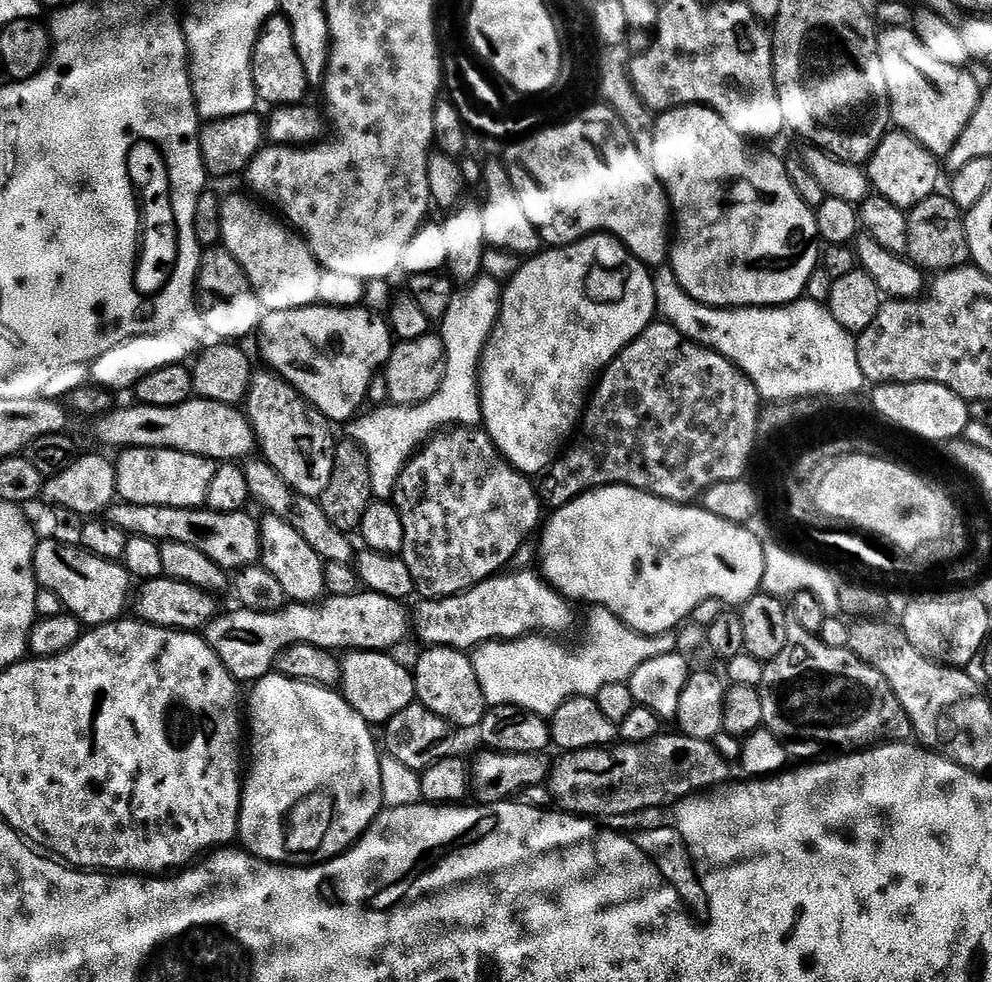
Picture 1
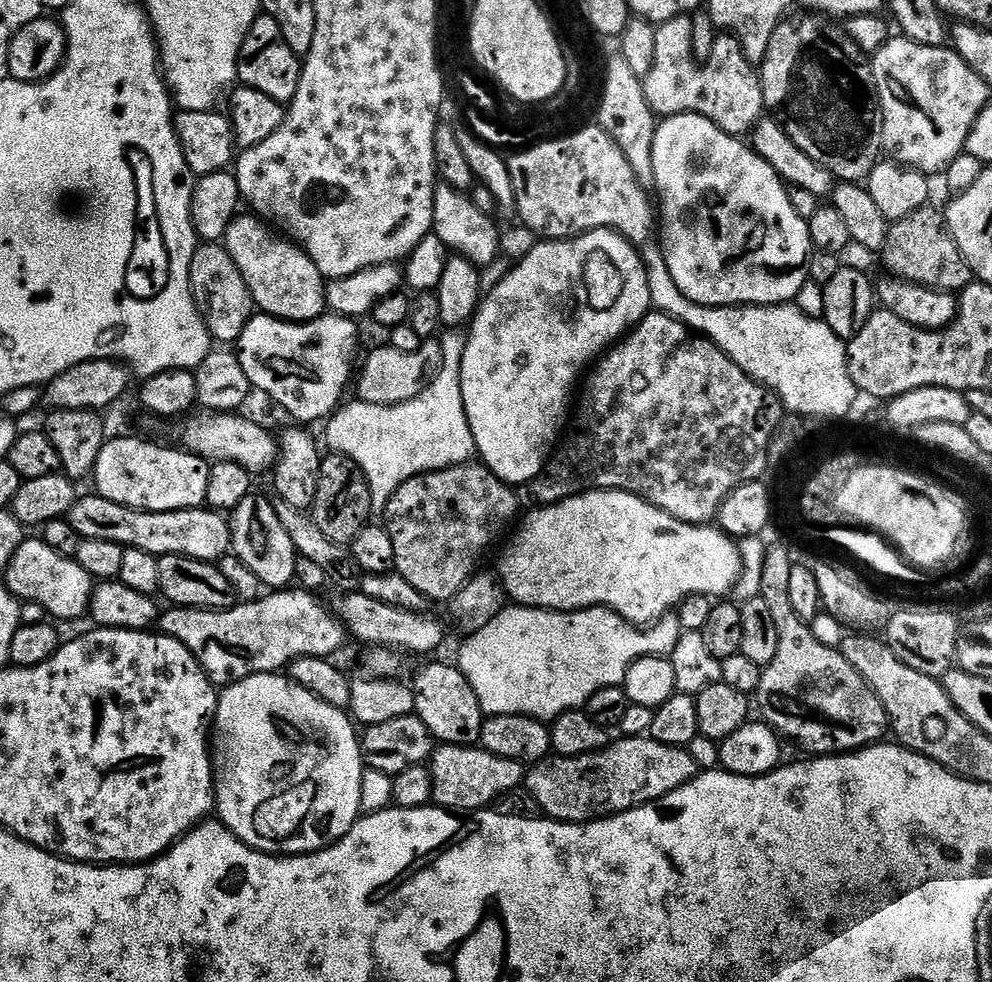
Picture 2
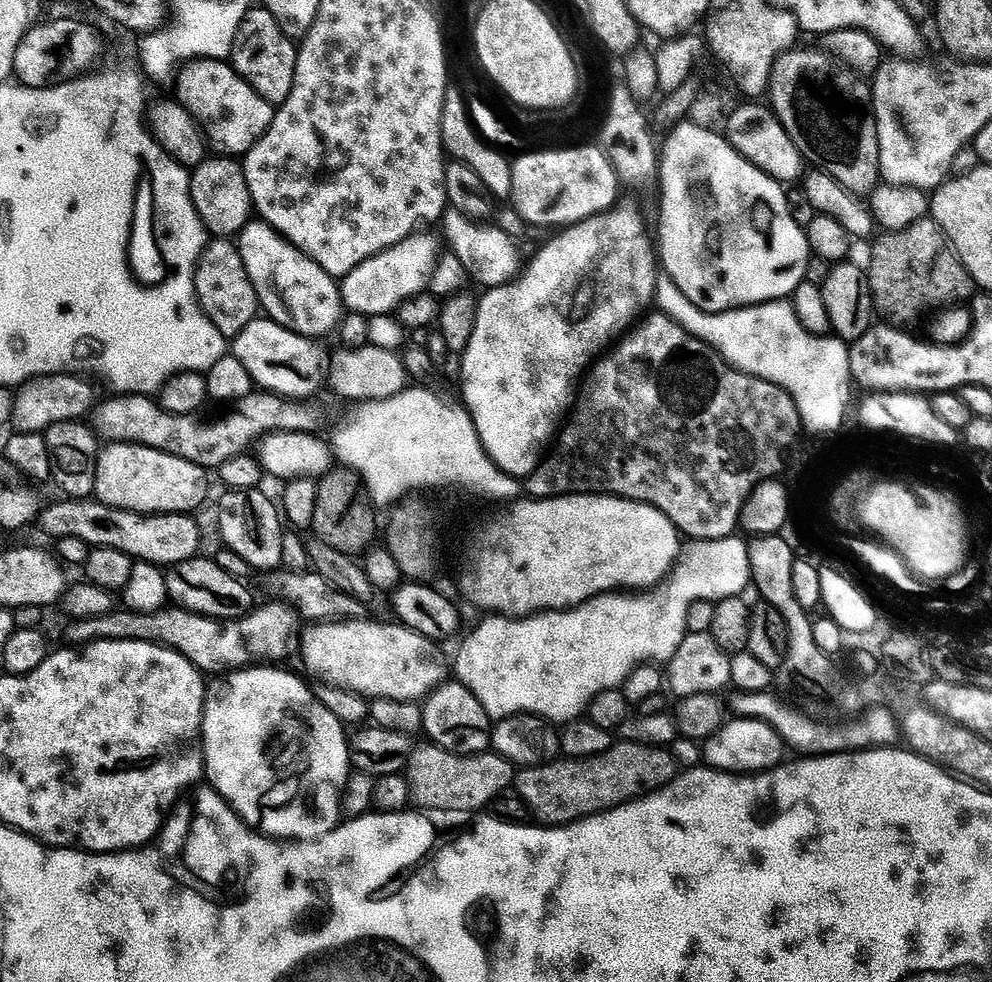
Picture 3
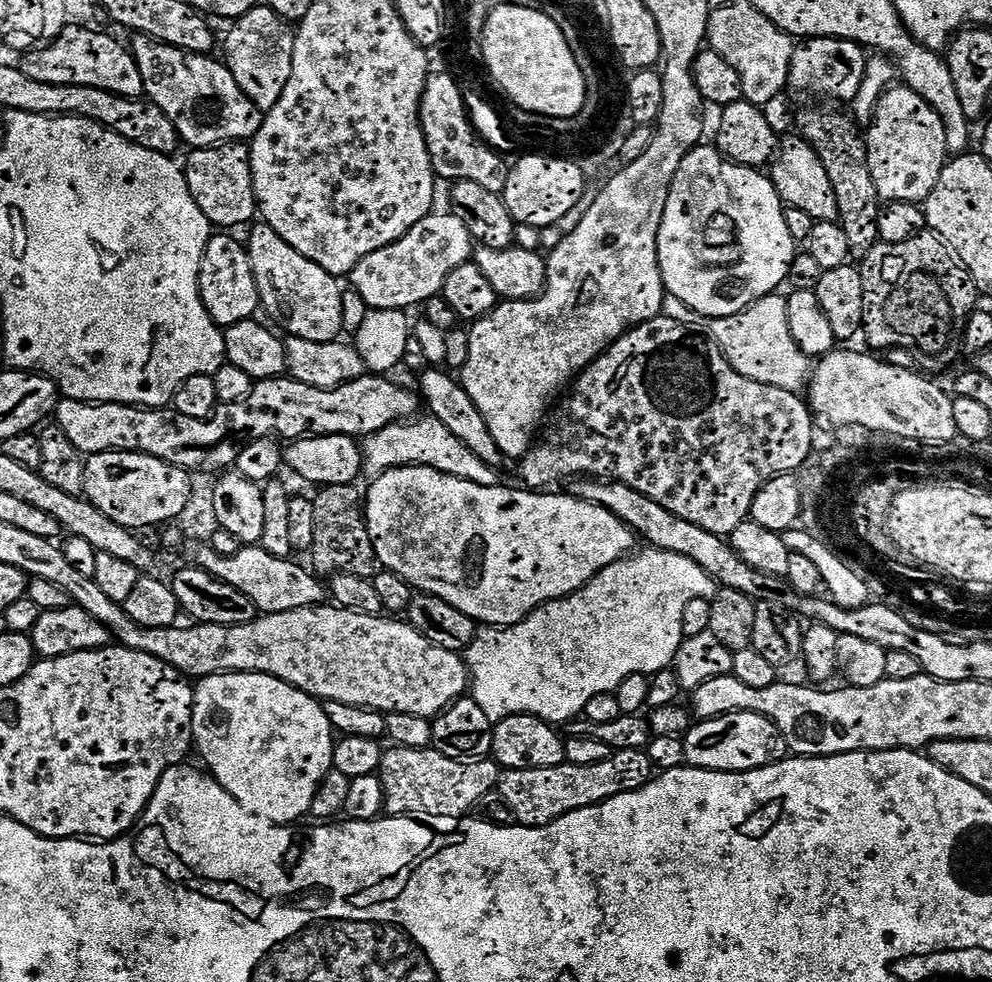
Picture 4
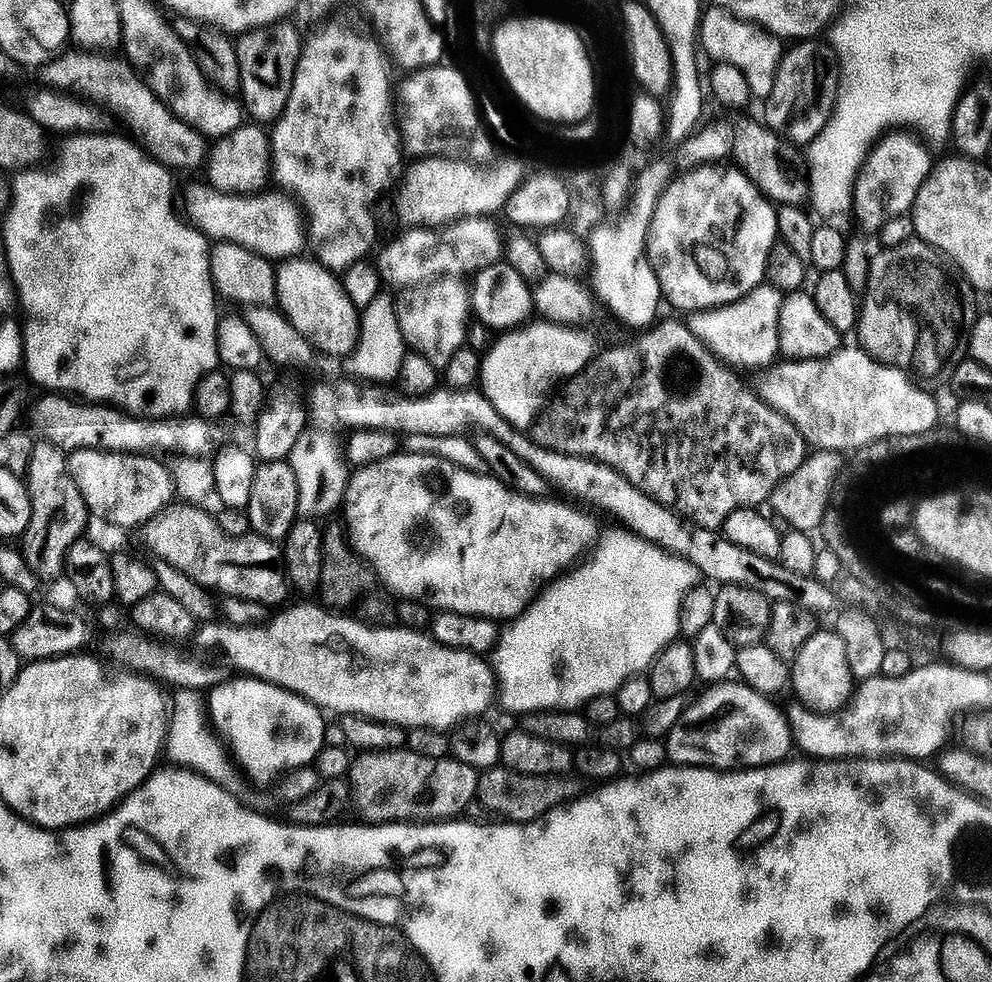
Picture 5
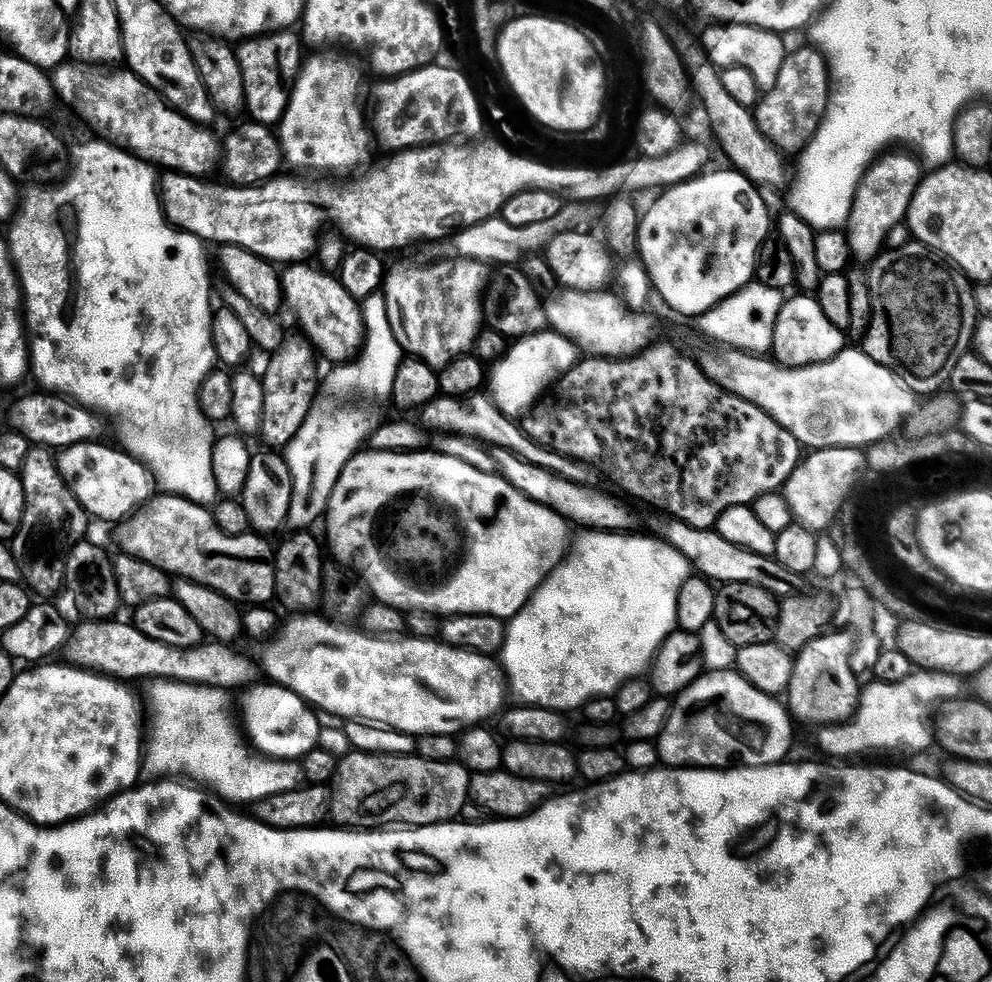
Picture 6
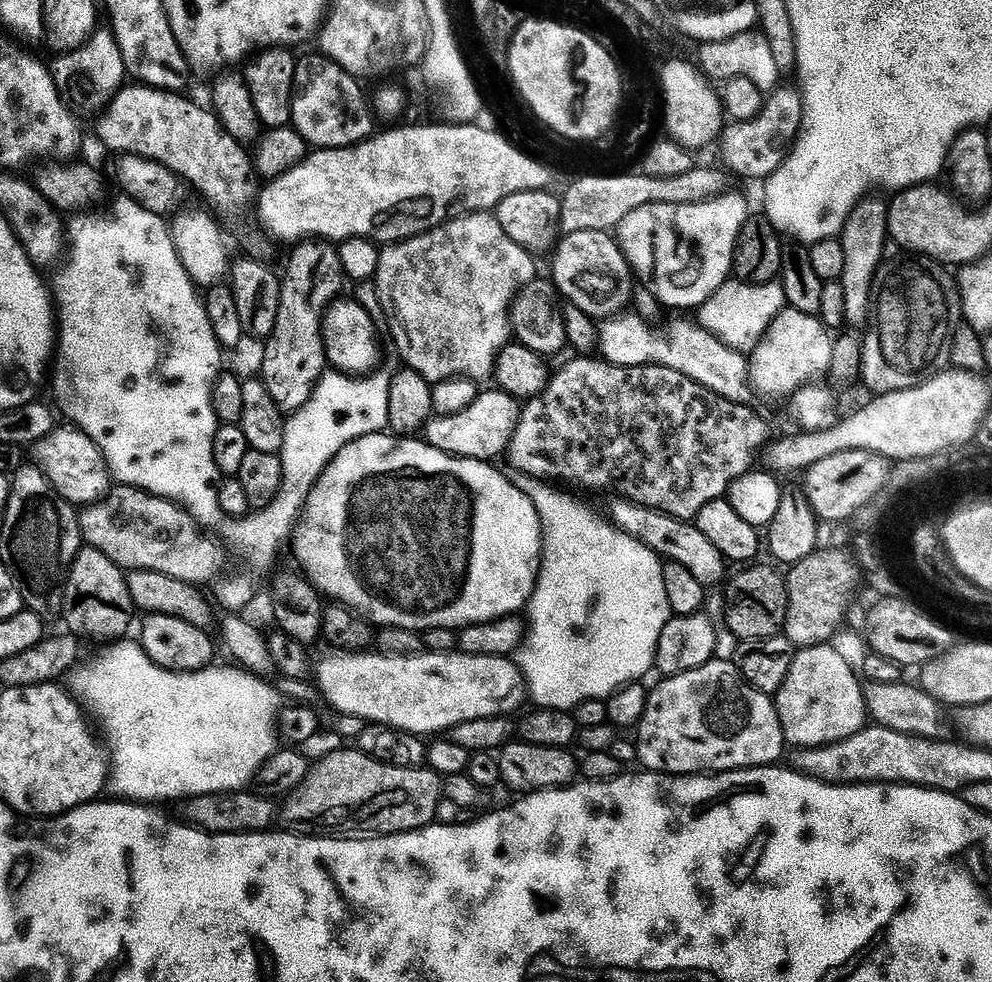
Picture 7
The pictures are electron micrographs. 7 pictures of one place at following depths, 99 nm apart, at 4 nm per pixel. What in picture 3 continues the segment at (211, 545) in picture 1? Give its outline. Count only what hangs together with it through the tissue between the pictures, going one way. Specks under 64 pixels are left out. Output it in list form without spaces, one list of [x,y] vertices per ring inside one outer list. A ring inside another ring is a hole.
[[[64,498],[61,504],[52,504],[43,509],[38,517],[38,525],[53,541],[62,538],[82,538],[89,546],[97,548],[113,548],[122,550],[122,554],[132,557],[133,561],[141,564],[158,564],[173,566],[184,563],[195,557],[200,548],[200,528],[192,521],[193,517],[178,512],[162,512],[159,514],[145,514],[142,512],[127,512],[121,508],[111,508],[92,498]]]

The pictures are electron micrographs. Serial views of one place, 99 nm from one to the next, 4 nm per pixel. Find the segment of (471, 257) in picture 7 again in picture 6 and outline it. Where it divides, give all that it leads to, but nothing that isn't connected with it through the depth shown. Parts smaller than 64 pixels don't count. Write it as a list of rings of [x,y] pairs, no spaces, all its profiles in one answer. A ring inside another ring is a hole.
[[[460,258],[449,270],[444,264],[400,264],[384,277],[382,295],[386,298],[386,310],[390,314],[390,326],[394,326],[394,334],[400,347],[409,357],[426,362],[430,367],[443,370],[453,360],[471,353],[476,339],[480,336],[480,323],[484,320],[484,312],[480,309],[480,295],[484,292],[484,283],[488,280],[488,272],[478,259]]]

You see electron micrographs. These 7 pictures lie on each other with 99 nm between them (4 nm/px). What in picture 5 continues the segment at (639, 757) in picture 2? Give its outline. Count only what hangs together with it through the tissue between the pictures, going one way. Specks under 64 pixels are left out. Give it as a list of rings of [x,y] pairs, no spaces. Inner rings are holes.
[[[503,766],[487,769],[480,777],[478,804],[492,812],[501,812],[505,821],[513,824],[534,824],[543,821],[557,808],[580,799],[586,788],[575,775],[567,776],[527,776],[512,772]]]

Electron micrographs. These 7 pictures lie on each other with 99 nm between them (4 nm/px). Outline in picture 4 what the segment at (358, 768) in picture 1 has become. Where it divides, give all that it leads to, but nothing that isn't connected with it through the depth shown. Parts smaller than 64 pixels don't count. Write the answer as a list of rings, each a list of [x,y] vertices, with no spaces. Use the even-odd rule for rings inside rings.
[[[227,672],[221,676],[205,676],[197,679],[192,694],[192,739],[195,747],[200,748],[200,756],[204,759],[203,767],[210,773],[212,779],[218,781],[233,798],[246,809],[263,820],[269,820],[272,824],[292,826],[300,820],[312,808],[316,795],[320,792],[320,783],[327,778],[328,772],[333,771],[332,745],[334,733],[330,726],[330,718],[326,718],[323,703],[317,697],[310,696],[300,688],[279,680],[277,676],[267,676],[261,672]]]

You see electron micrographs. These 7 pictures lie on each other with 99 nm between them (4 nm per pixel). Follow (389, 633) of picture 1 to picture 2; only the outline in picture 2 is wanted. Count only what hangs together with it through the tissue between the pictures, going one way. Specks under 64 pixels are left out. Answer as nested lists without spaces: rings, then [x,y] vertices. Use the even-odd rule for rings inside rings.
[[[272,590],[267,594],[261,595],[258,600],[250,600],[247,602],[240,602],[234,608],[226,609],[224,611],[213,611],[210,608],[187,608],[168,606],[161,611],[160,619],[158,621],[158,628],[161,633],[170,638],[174,638],[178,642],[182,642],[182,646],[186,646],[186,650],[190,650],[190,654],[194,654],[194,658],[202,666],[202,670],[211,678],[212,683],[217,686],[227,686],[229,684],[237,684],[251,676],[261,676],[267,672],[276,674],[281,670],[287,669],[294,661],[303,656],[322,656],[325,658],[335,657],[335,652],[339,650],[344,644],[344,636],[346,637],[346,629],[340,617],[332,611],[327,603],[324,604],[319,599],[319,595],[313,594],[307,590]]]

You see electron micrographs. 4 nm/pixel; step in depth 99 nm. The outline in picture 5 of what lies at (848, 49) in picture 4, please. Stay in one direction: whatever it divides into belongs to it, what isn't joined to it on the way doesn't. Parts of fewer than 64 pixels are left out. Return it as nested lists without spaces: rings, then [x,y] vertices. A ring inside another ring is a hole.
[[[800,42],[785,51],[778,70],[778,78],[774,78],[774,90],[763,105],[765,116],[763,119],[767,127],[784,130],[784,127],[795,118],[796,111],[800,108],[800,95],[804,92],[804,120],[796,120],[792,124],[793,130],[796,131],[795,139],[804,146],[811,144],[818,138],[818,134],[822,134],[822,130],[826,130],[834,107],[833,97],[831,95],[828,97],[828,92],[824,88],[816,89],[816,83],[819,80],[829,80],[832,86],[836,86],[839,85],[842,75],[840,57],[836,55],[831,43],[816,43],[820,42]]]

